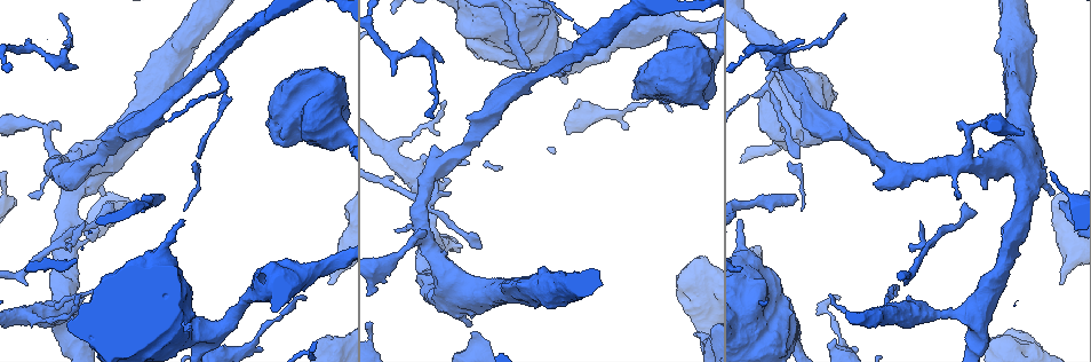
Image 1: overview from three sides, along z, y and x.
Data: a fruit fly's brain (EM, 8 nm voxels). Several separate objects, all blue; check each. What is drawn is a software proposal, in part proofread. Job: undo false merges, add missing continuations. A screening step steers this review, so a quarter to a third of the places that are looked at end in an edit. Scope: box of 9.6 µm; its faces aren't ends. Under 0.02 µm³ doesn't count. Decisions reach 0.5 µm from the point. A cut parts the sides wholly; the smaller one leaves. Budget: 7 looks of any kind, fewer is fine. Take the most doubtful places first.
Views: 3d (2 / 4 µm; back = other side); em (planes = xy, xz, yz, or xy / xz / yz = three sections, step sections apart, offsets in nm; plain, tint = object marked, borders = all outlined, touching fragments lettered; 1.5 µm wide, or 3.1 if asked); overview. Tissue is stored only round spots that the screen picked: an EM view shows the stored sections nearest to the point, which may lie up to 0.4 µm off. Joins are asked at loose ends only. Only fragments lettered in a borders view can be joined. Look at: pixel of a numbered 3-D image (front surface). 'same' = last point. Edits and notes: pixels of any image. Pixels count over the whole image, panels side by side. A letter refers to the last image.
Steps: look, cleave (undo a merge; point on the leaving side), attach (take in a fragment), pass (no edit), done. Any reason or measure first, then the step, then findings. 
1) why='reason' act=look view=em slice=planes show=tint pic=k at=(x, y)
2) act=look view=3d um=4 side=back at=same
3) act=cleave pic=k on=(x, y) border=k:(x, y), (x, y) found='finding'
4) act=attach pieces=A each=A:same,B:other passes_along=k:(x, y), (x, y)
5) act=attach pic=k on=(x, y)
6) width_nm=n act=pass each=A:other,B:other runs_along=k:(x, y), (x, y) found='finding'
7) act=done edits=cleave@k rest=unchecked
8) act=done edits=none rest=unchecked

why='free end' act=look view=em slice=planes show=plain pic=1 at=(796, 198)

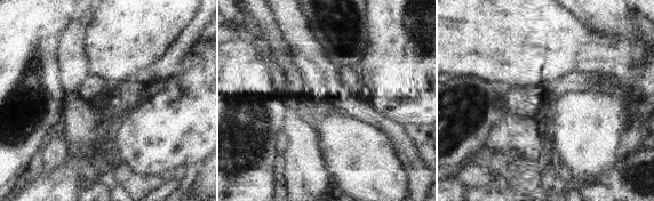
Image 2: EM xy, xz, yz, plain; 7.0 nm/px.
act=look view=em slice=planes show=tint at=same

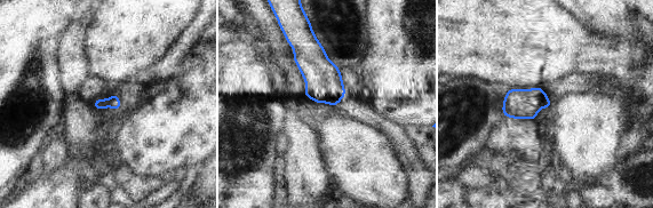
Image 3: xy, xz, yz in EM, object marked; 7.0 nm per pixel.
why='see the neighbours' act=look view=em slice=planes show=borders at=same

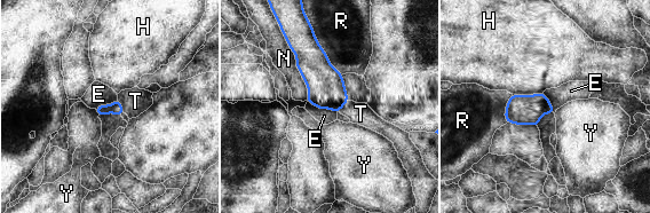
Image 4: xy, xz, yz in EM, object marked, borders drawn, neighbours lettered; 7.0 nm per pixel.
act=attach pieces=T each=E:other,H:other,N:other,R:other,T:same,Y:other passes_along=4:(116, 108), (120, 105), (135, 101) found='the neuron continues'

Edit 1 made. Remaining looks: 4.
why='free end' act=look view=em slice=xz step=8 show=borders pic=1 at=(78, 294)

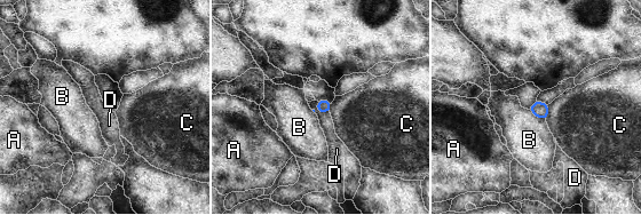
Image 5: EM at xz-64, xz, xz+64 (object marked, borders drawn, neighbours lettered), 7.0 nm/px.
width_nm=90 act=pass each=A:other,B:other,C:other,D:other border=5:(316, 101), (318, 111), (329, 112) found='none of them fits'

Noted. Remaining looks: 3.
why='thick end' act=look view=em slice=yz step=8 show=tint pic=1 at=(1060, 283)

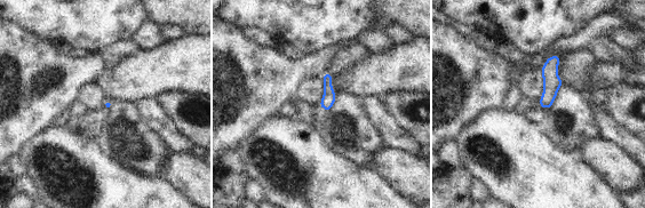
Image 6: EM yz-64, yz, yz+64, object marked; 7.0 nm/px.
why='another direction' act=look view=em slice=xy step=8 show=borders at=same

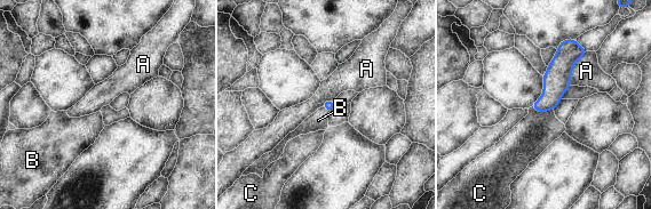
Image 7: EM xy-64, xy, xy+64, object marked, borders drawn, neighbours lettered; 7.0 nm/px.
longest_contact=A:260nm act=attach pieces=B each=A:other,B:same,C:other passes_along=7:(328, 105), (326, 109), (318, 120) found='it goes on there'

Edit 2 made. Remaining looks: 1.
act=done edits=attach@4,attach@7 rest=unchecked

